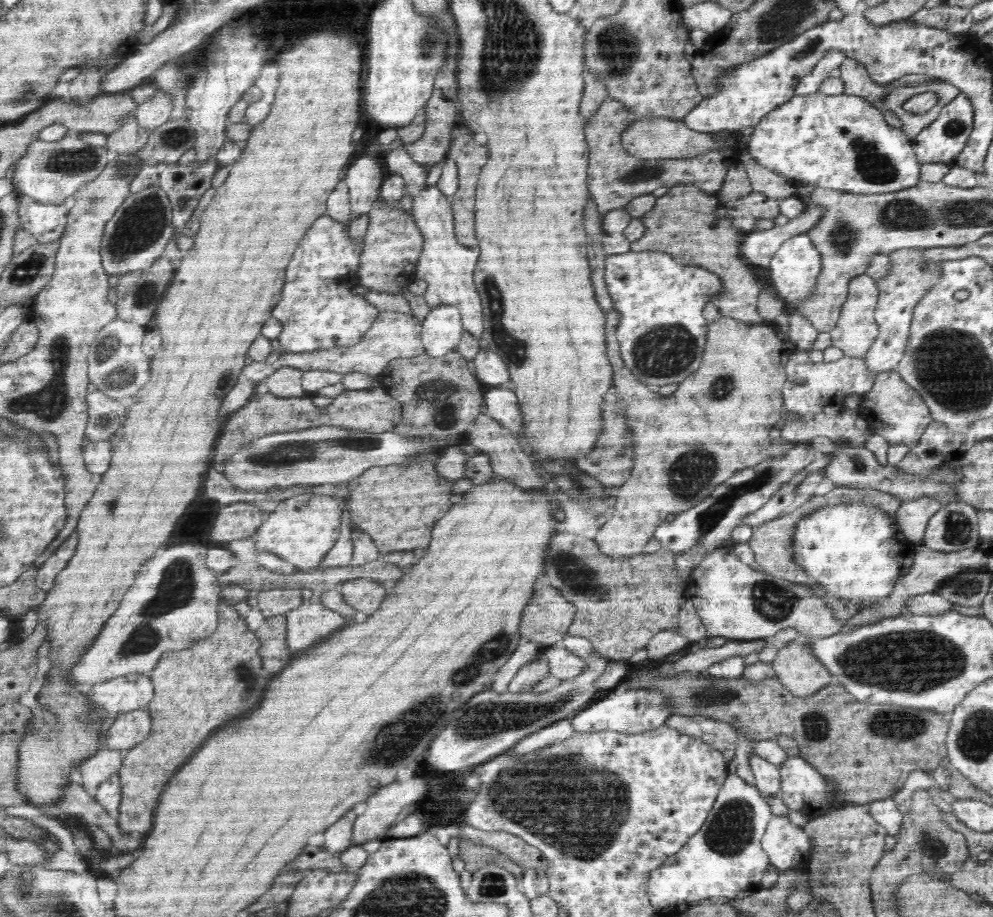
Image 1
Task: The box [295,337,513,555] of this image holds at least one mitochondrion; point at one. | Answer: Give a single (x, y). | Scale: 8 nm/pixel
(440, 396)

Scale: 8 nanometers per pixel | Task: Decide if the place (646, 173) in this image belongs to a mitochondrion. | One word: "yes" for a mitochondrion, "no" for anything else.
yes

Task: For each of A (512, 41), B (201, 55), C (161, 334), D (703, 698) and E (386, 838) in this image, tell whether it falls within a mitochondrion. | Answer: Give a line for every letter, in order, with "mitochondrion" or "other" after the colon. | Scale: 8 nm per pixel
A: mitochondrion
B: other
C: other
D: mitochondrion
E: other

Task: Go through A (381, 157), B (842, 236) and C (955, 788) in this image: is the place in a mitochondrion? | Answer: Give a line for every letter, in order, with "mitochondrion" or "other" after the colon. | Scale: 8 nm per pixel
A: other
B: mitochondrion
C: other

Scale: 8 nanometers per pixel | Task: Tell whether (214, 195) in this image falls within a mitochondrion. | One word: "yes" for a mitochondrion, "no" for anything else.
no

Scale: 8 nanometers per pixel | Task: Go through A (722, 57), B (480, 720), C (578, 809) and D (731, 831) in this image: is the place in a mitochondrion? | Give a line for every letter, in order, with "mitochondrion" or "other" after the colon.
A: other
B: mitochondrion
C: mitochondrion
D: mitochondrion

